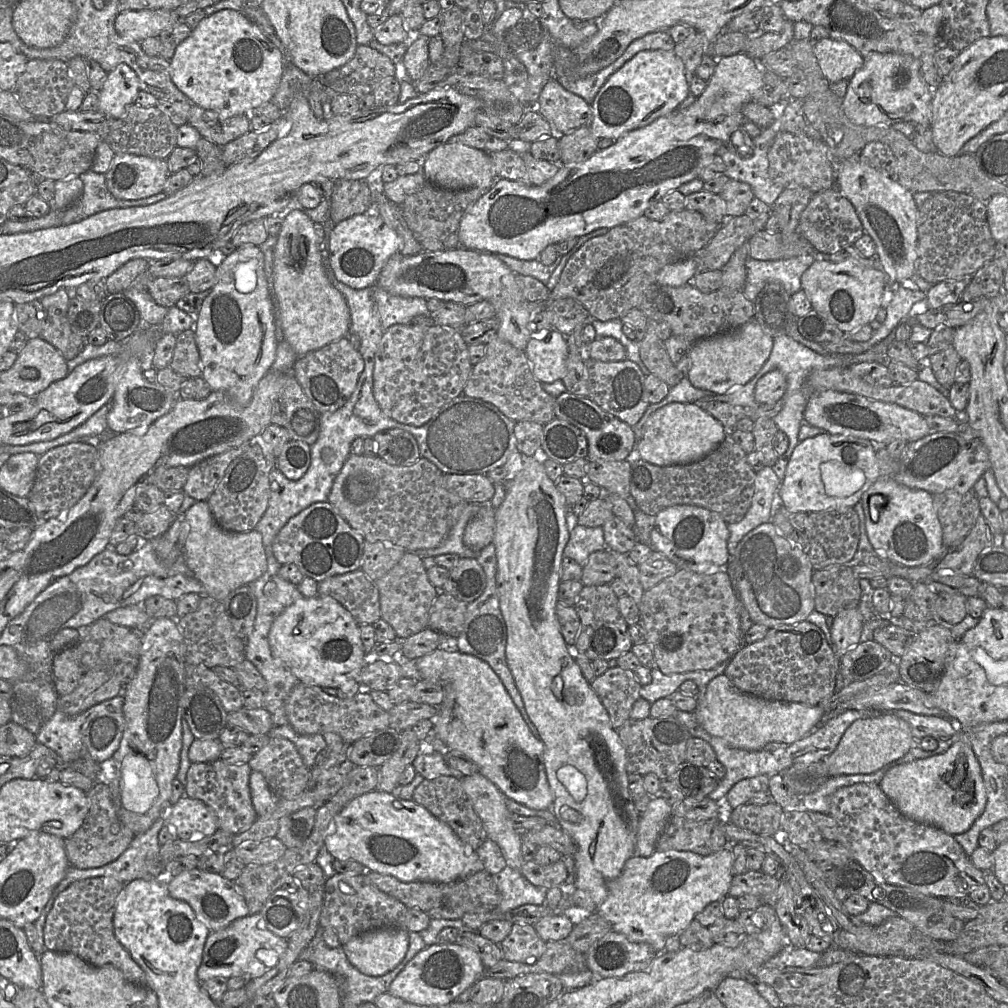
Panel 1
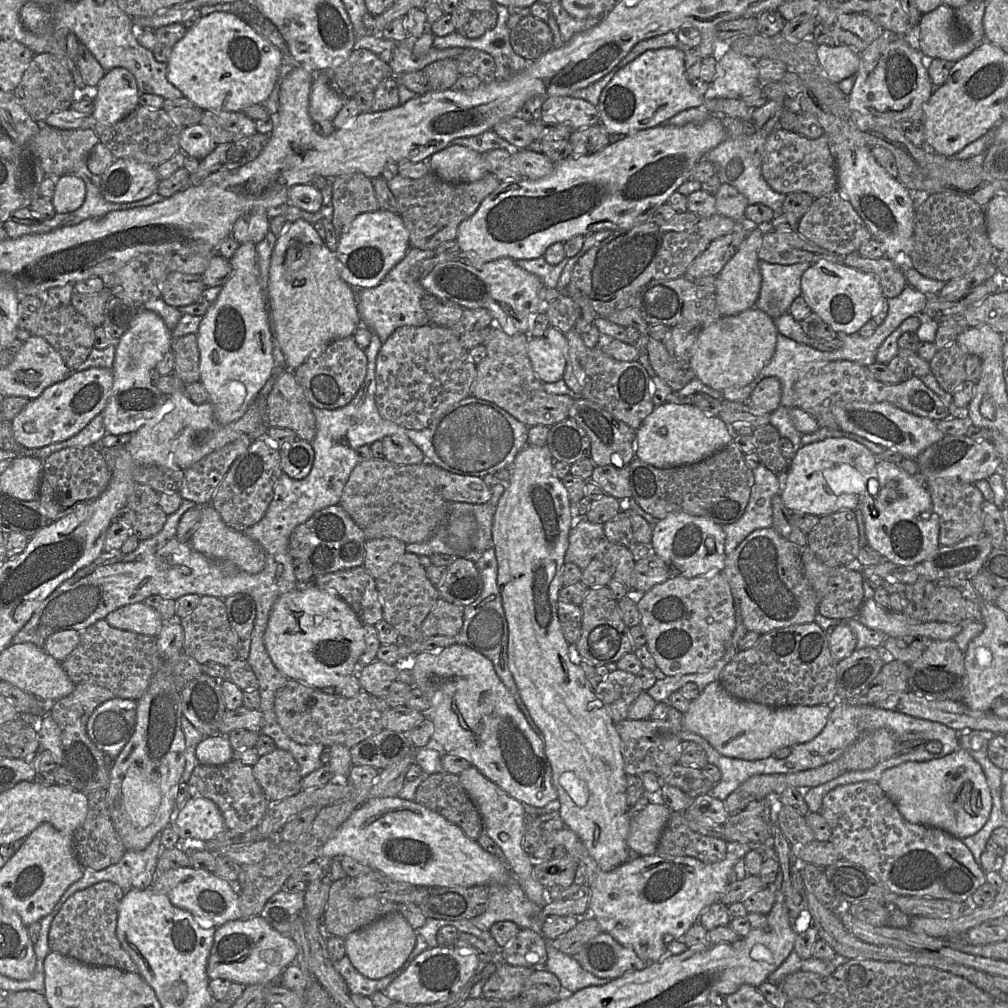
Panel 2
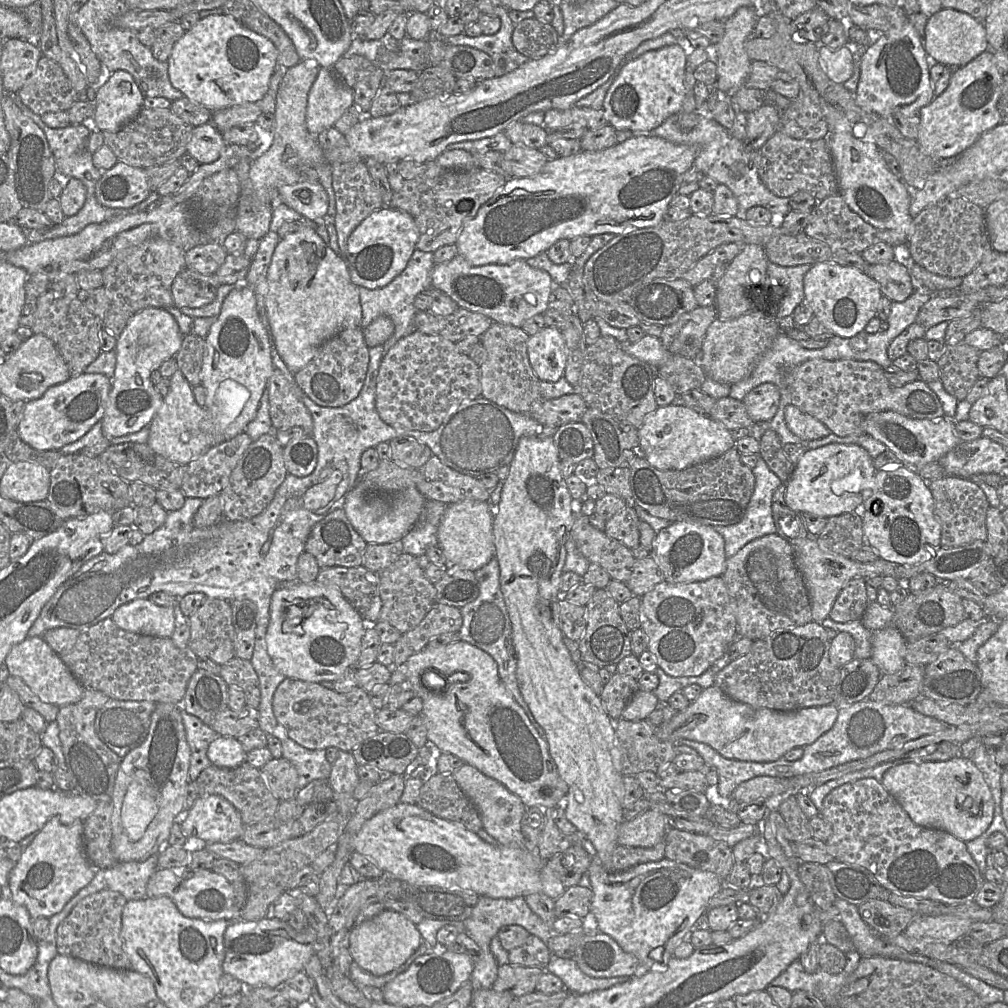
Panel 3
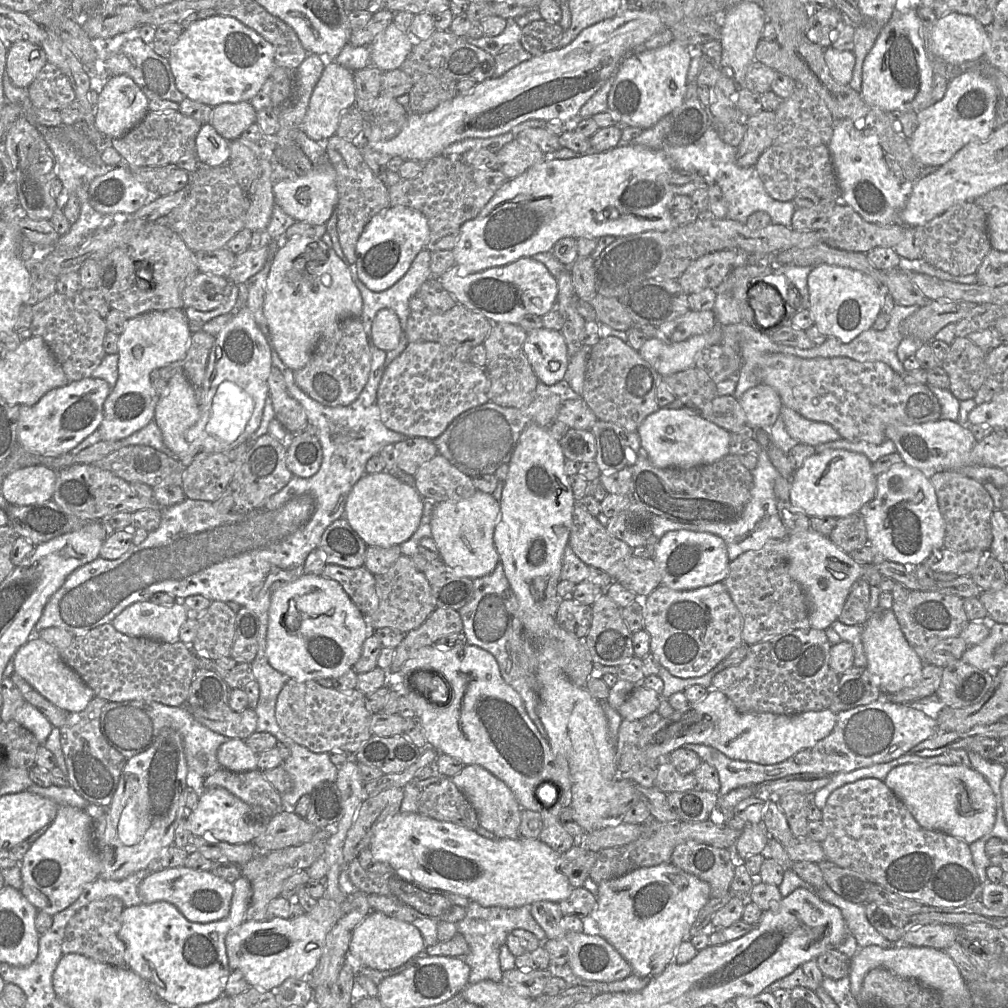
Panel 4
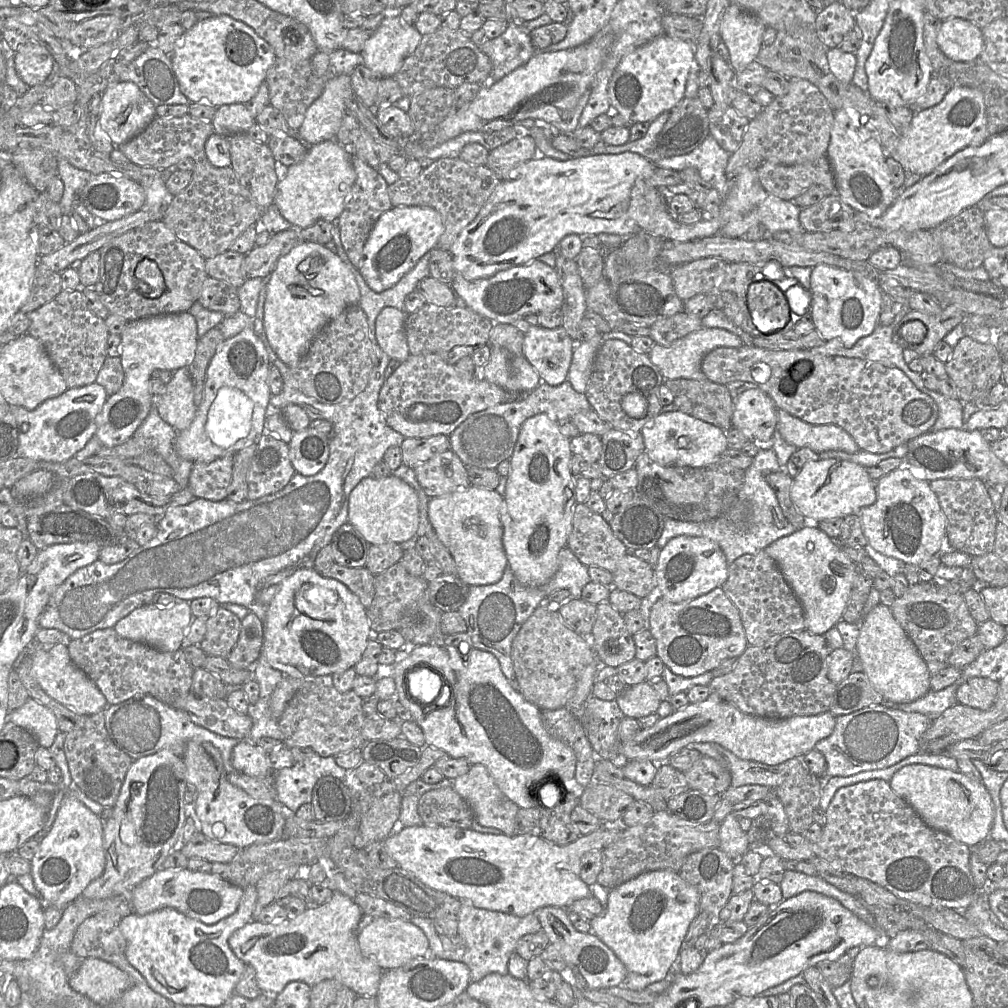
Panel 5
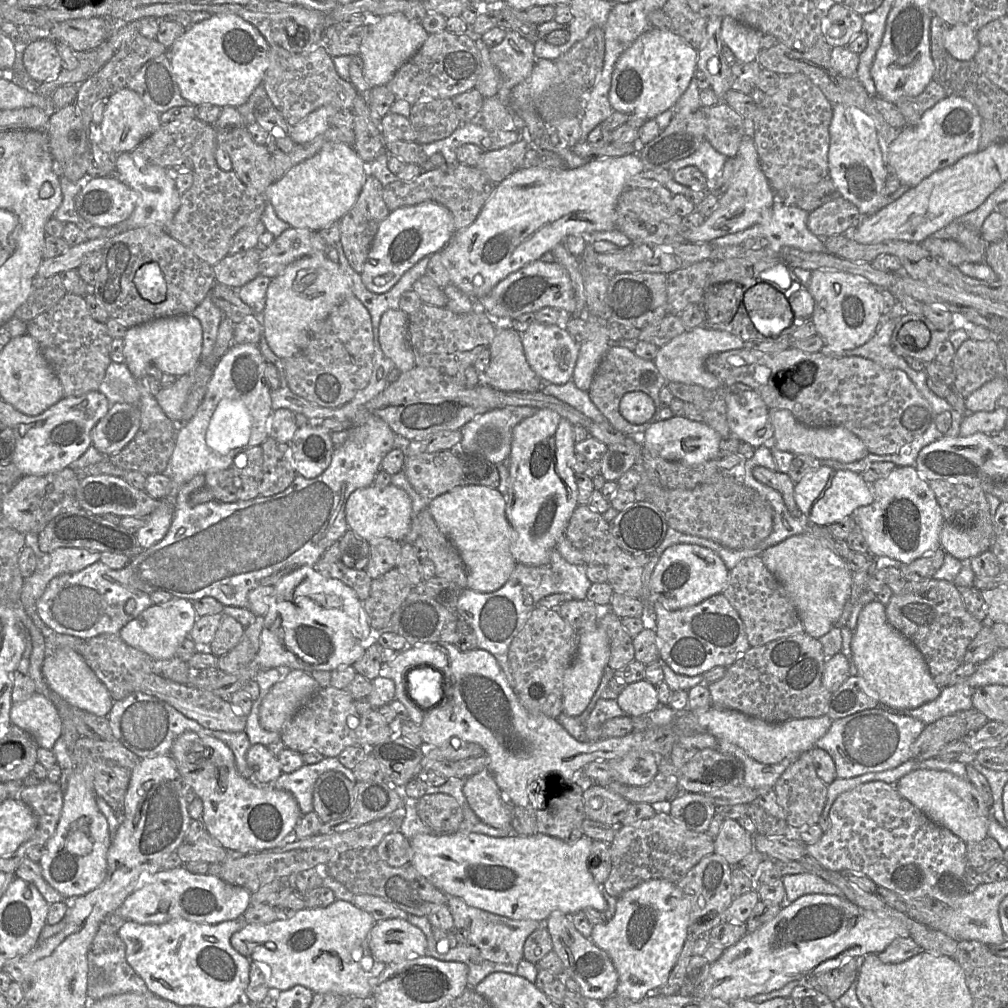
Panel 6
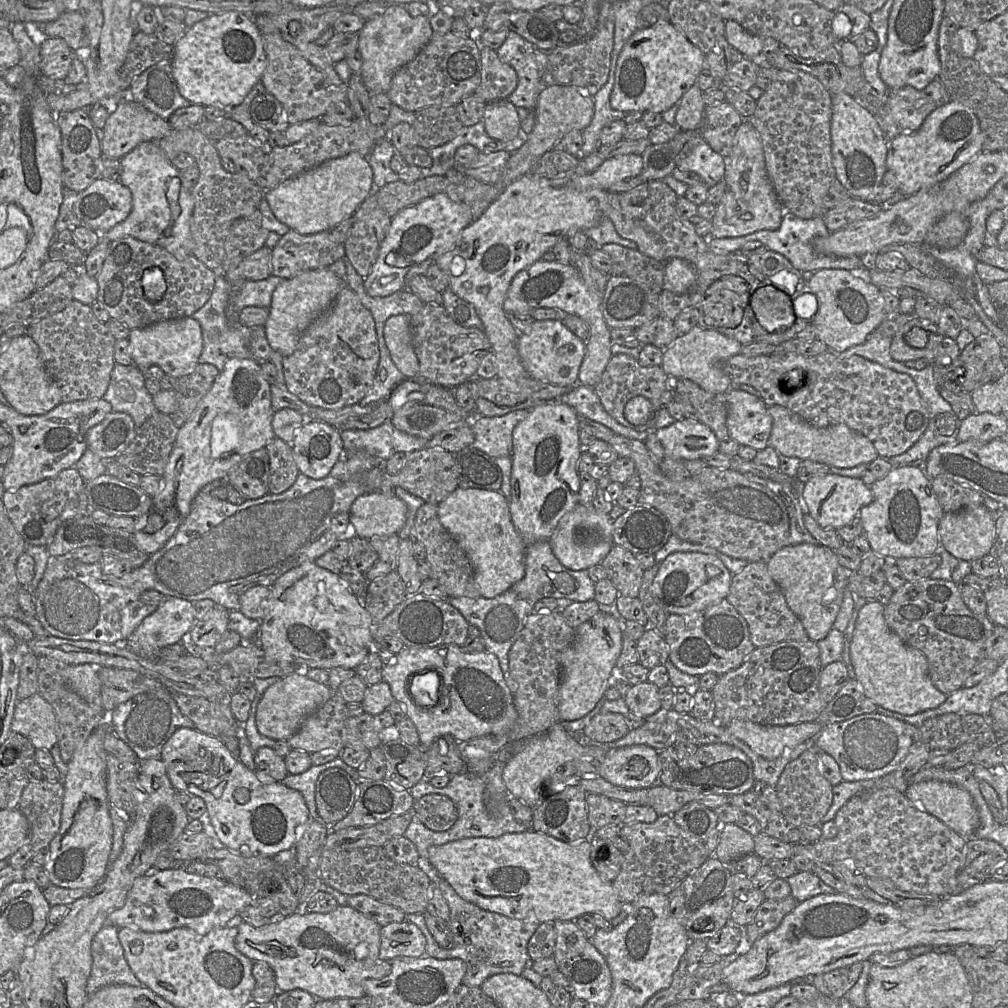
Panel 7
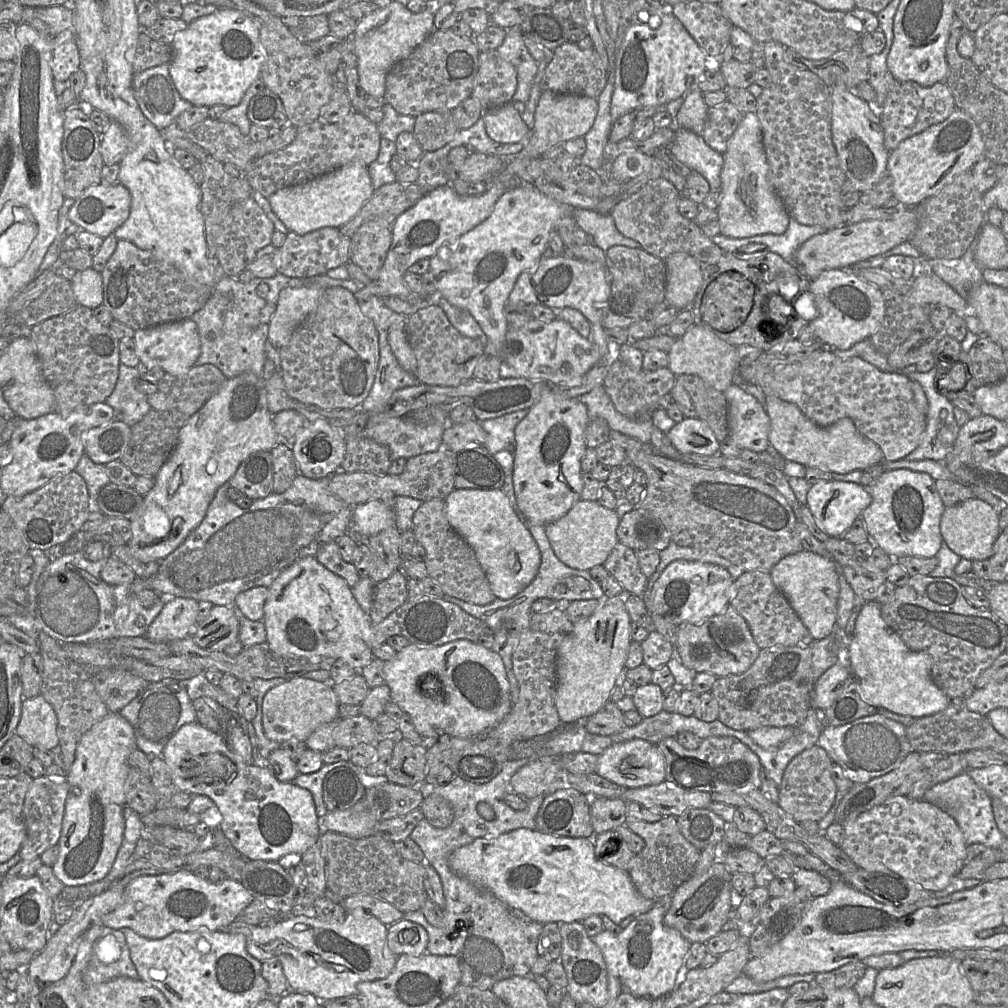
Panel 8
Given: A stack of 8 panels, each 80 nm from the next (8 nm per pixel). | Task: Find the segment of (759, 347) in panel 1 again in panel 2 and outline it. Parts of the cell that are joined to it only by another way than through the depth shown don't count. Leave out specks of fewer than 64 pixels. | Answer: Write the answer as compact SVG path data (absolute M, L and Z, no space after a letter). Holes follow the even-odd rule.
M753 307L737 315L722 316L700 331L689 364L695 377L719 391L749 384L768 364L776 346L774 319Z

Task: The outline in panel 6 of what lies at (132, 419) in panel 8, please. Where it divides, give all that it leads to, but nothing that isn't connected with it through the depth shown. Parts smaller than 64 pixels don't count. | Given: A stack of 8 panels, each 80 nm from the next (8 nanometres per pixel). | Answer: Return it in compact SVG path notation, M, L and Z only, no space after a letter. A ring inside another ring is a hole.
M111 361L105 377L99 386L110 404L126 403L136 405L140 411L140 430L146 431L152 425L171 421L153 397L145 381L137 380L124 363Z

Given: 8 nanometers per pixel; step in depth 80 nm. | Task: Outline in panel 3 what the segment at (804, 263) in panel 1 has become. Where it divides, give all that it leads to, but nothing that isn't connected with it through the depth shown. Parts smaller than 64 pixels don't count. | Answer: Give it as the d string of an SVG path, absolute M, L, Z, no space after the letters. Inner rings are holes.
M772 262L767 264L767 275L774 278L785 290L785 294L777 301L776 311L767 310L778 323L785 316L793 314L795 308L805 300L804 276L813 265L780 266Z

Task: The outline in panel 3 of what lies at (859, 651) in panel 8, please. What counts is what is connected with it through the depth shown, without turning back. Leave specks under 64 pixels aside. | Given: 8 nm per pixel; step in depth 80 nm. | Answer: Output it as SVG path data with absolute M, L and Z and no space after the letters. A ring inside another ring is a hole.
M890 625L872 633L871 660L881 674L894 674L906 664L906 640L896 626Z

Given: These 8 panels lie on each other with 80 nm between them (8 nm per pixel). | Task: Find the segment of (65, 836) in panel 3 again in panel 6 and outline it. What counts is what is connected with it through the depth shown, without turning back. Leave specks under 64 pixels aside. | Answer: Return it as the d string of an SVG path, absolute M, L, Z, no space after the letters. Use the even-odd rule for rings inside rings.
M74 765L55 833L46 842L46 852L38 862L44 880L66 901L71 902L96 889L106 878L111 835L108 821L97 806L96 797L93 787L84 778L82 765Z

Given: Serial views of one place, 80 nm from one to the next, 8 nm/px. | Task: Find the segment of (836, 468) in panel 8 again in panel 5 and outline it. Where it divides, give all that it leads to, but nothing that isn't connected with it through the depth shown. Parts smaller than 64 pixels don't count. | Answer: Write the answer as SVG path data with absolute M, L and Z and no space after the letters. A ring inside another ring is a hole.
M782 409L777 411L776 429L787 443L797 448L807 447L817 453L828 450L856 453L860 450L842 427L835 424L810 424Z

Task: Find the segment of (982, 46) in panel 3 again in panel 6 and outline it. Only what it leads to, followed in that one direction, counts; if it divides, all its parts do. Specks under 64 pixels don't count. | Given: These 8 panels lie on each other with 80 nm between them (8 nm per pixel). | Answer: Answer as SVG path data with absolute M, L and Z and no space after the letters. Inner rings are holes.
M965 24L950 26L944 33L944 46L953 58L969 61L979 49L977 32Z

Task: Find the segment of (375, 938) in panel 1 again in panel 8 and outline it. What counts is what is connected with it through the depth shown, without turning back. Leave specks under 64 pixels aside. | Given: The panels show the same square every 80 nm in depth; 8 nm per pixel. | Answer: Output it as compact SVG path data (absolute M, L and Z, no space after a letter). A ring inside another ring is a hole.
M401 919L388 926L387 947L394 955L426 953L428 934L418 923Z

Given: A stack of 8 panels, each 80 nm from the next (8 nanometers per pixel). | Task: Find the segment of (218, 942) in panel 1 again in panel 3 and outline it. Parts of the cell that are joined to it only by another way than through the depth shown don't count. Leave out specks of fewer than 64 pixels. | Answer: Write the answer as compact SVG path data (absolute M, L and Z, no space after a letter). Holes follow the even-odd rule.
M275 918L230 922L224 933L223 972L240 980L245 987L279 989L284 981L303 971L315 953L315 940L316 935L309 926L305 932L297 932L287 922Z

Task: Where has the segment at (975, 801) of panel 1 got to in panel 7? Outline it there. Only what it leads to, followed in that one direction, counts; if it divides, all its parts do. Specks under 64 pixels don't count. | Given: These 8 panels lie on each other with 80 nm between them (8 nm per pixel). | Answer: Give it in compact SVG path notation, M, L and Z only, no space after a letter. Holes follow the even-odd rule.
M936 780L920 781L911 783L904 794L913 803L938 818L965 839L972 838L979 826L979 815L973 798L959 786Z

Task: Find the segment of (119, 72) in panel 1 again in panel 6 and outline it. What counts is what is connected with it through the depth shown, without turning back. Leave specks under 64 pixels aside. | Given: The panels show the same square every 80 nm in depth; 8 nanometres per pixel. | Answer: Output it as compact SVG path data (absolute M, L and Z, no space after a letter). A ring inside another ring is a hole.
M125 87L106 100L103 120L98 126L104 141L114 152L120 154L135 150L145 138L156 132L161 124L160 114L149 108L135 91Z

